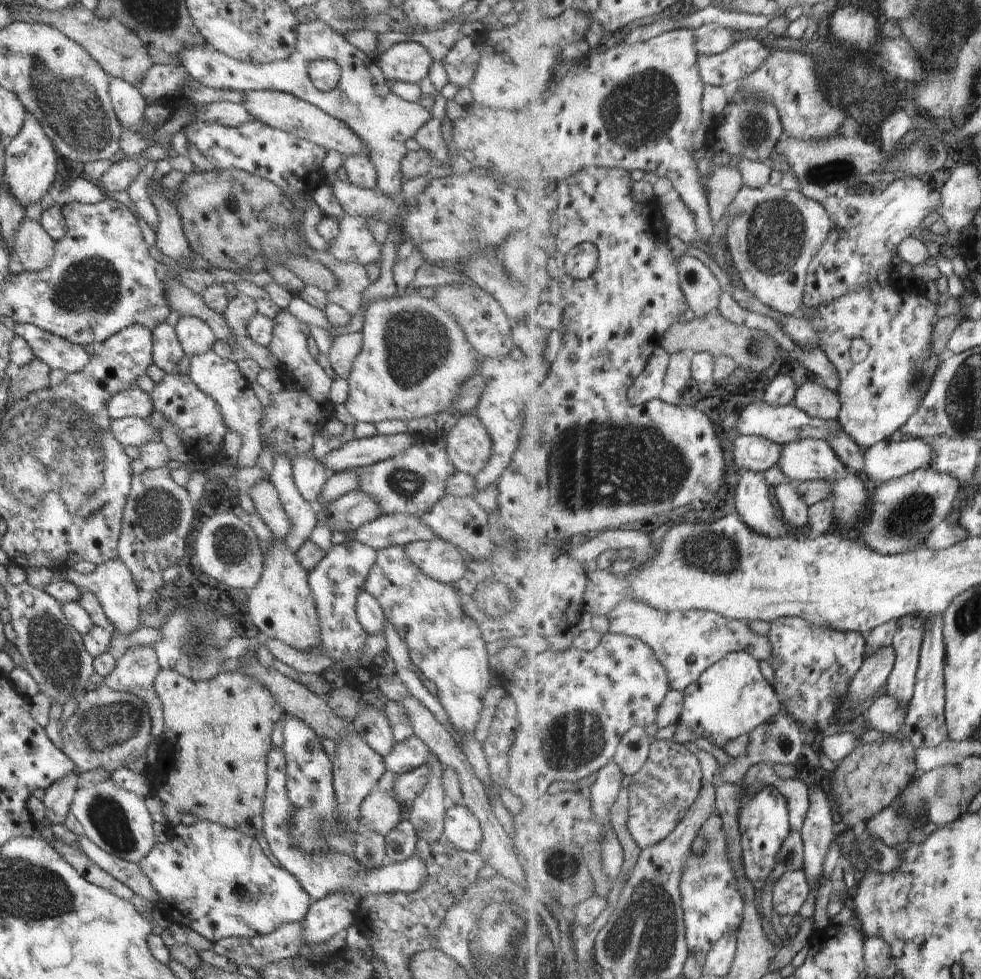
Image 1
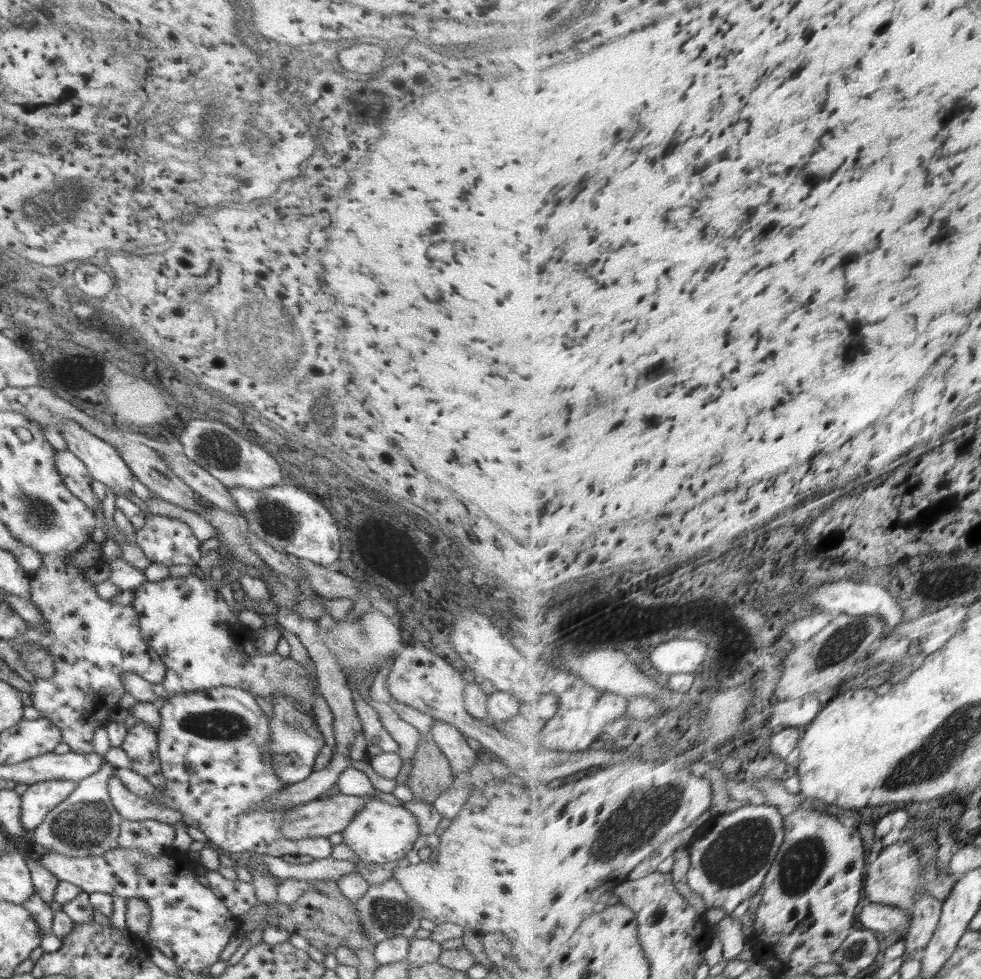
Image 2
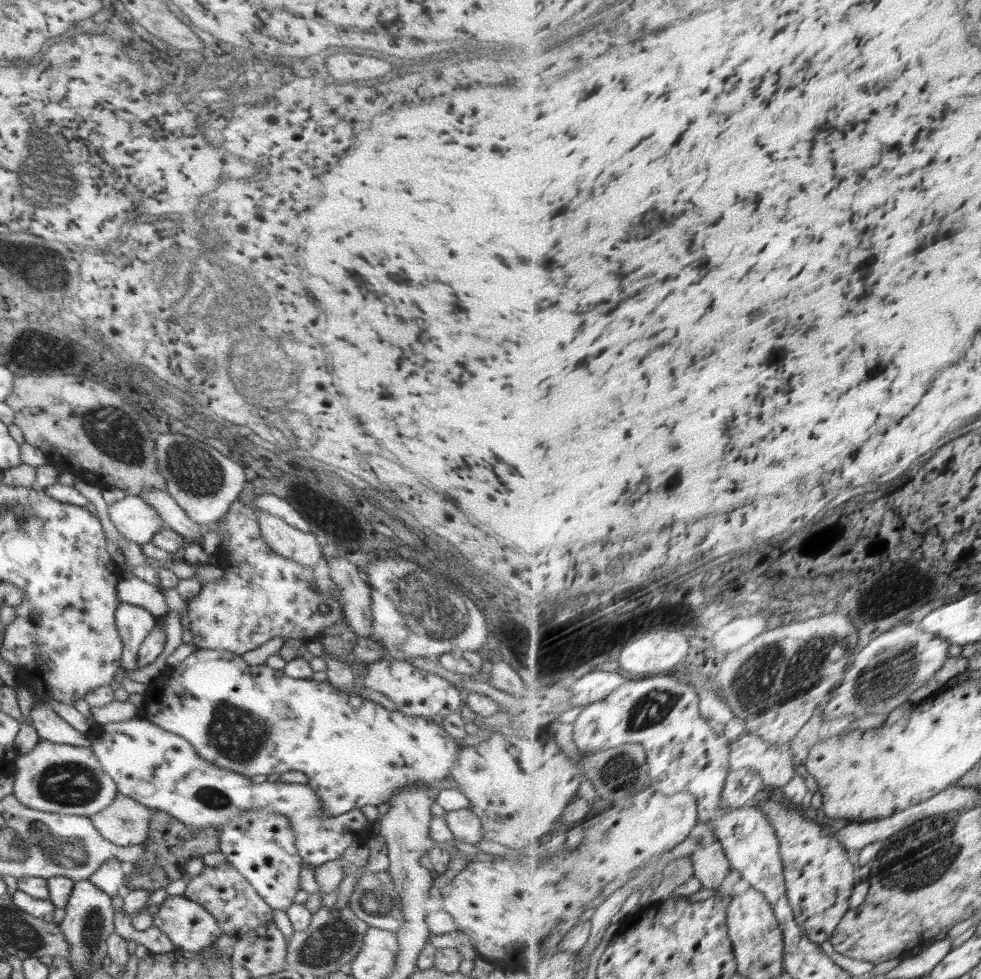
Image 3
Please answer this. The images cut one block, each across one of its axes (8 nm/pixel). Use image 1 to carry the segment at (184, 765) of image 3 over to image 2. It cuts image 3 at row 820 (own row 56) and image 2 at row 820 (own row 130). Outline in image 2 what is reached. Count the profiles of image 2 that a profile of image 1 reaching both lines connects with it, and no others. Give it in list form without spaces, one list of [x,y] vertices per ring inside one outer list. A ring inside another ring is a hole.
[[[370,798],[364,808],[355,812],[352,822],[341,833],[343,841],[361,861],[384,865],[405,860],[418,838],[419,822],[413,812],[402,806],[390,806],[380,799]]]

